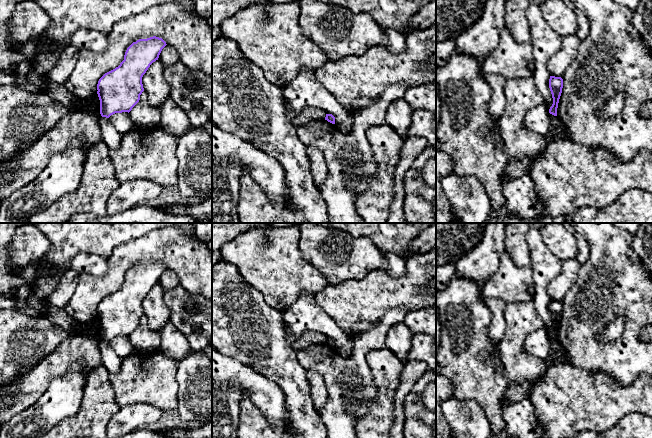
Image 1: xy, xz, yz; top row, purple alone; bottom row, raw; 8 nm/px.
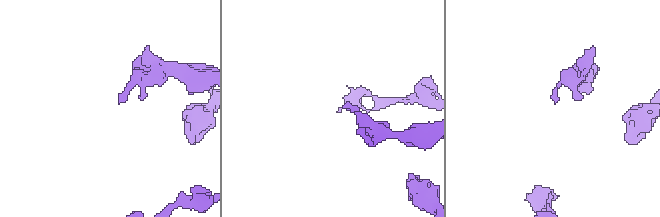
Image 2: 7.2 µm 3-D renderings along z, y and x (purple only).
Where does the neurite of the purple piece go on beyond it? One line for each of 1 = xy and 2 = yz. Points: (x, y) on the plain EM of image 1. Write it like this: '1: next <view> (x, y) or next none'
1: next none
2: next none

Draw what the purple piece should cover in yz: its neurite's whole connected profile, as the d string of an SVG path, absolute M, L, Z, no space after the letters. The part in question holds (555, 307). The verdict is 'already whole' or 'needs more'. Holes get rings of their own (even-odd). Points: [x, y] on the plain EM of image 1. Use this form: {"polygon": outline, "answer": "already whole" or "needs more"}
{"polygon": "M550 300L549 312L553 322L553 328L549 333L549 337L557 340L558 327L563 312L563 303L561 301Z", "answer": "already whole"}

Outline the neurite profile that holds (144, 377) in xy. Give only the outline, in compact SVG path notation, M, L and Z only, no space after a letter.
M160 350L137 351L122 359L117 373L109 372L109 381L119 407L143 403L162 411L178 409L178 383L176 374L178 362L167 357Z

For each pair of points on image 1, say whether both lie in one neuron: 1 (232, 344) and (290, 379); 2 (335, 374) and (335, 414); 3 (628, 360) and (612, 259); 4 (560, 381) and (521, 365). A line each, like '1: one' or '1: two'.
1: one
2: one
3: one
4: two

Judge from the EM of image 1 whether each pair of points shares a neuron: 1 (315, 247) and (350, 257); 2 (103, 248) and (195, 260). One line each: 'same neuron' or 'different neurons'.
1: same neuron
2: different neurons

